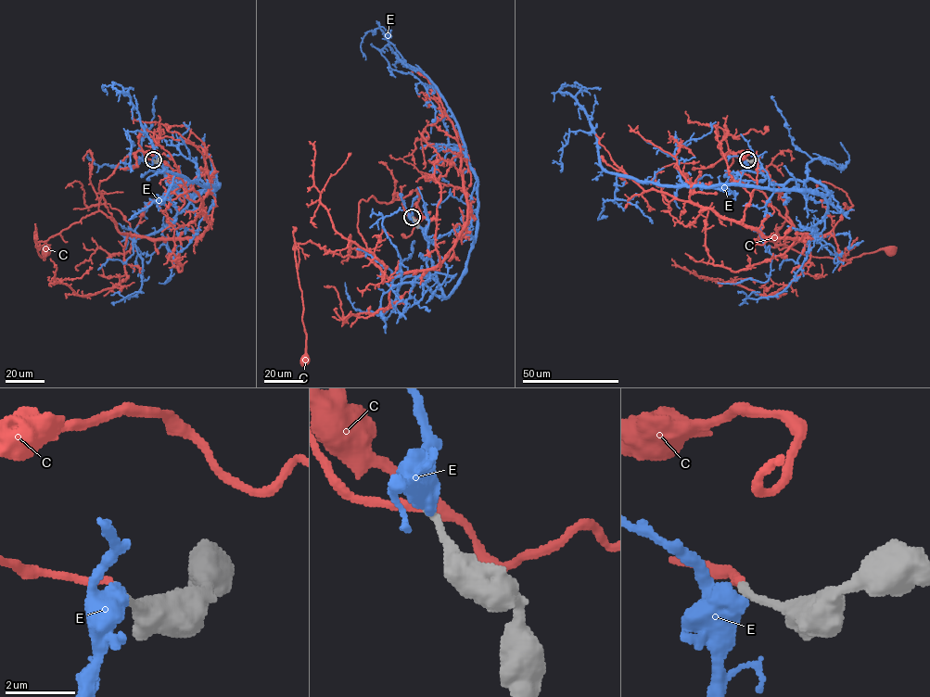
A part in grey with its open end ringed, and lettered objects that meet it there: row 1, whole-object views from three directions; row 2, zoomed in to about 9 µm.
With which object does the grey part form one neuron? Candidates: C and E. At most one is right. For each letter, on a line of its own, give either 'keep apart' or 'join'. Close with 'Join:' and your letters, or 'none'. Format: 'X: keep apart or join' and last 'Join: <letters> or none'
C: join
E: keep apart
Join: C

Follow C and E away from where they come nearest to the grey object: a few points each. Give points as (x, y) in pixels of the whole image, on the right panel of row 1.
C: (747, 159), (730, 151), (727, 173), (761, 191), (793, 224), (786, 210), (775, 243), (843, 259), (891, 251)
E: (747, 160), (771, 183), (811, 179), (828, 193), (609, 173), (586, 111), (558, 91), (590, 95)

